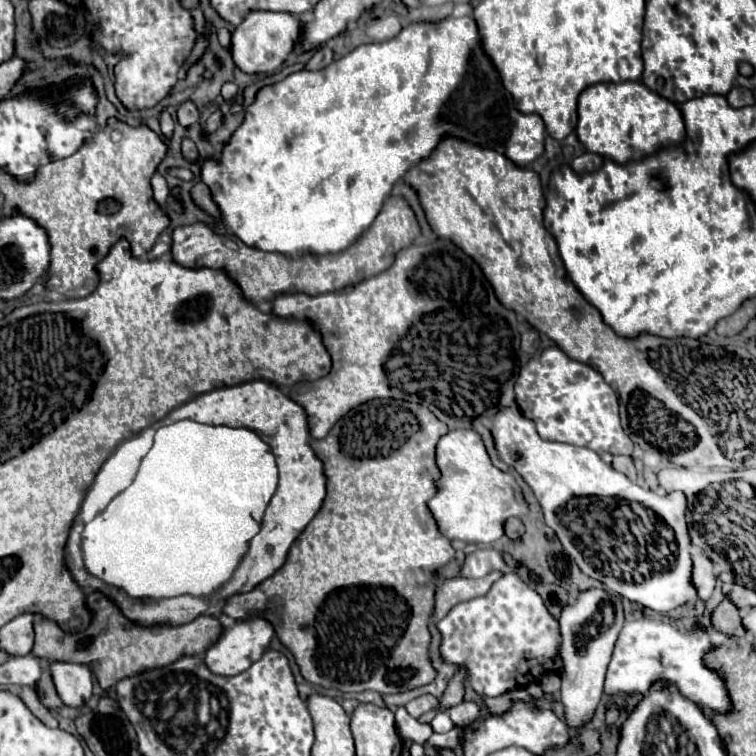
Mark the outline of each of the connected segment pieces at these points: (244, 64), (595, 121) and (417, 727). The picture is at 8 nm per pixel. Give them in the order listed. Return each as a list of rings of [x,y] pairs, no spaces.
[[[249,11],[245,19],[231,33],[231,57],[243,73],[271,73],[293,51],[295,41],[301,37],[301,21],[291,13]]]
[[[641,81],[589,85],[577,99],[577,113],[579,121],[575,131],[585,149],[617,163],[637,161],[661,145],[681,143],[685,137],[685,123],[679,107],[655,91],[649,91]]]
[[[399,707],[399,711],[395,712],[395,722],[397,733],[403,739],[409,739],[409,741],[415,741],[415,743],[425,743],[433,733],[429,725],[421,725],[417,719],[413,719],[405,711],[405,707]]]

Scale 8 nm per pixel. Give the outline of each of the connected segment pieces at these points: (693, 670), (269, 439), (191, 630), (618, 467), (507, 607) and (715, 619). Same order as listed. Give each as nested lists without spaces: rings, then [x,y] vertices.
[[[633,619],[627,621],[617,643],[613,657],[607,667],[603,693],[605,695],[645,695],[649,687],[657,681],[667,681],[677,685],[681,695],[697,703],[707,715],[709,713],[727,713],[731,709],[731,699],[723,685],[723,679],[717,671],[703,665],[703,653],[713,645],[709,643],[709,633],[701,627],[691,631],[681,631],[669,623],[653,619]]]
[[[247,381],[233,387],[215,389],[203,393],[181,407],[173,409],[165,419],[157,421],[157,427],[171,425],[181,419],[193,419],[207,425],[227,425],[227,427],[245,427],[257,433],[273,451],[279,469],[279,485],[275,495],[269,501],[269,507],[263,517],[261,533],[251,539],[249,551],[243,557],[241,565],[233,573],[233,577],[217,591],[217,599],[227,599],[237,593],[249,593],[257,587],[263,579],[271,577],[287,557],[291,543],[299,537],[299,533],[307,527],[307,523],[319,511],[325,499],[325,475],[323,465],[315,457],[313,449],[309,447],[309,429],[307,417],[301,405],[293,403],[285,397],[277,387],[269,385],[267,381]]]
[[[95,591],[87,593],[85,605],[89,607],[93,619],[91,619],[91,625],[77,635],[65,635],[57,623],[45,617],[35,617],[33,619],[35,645],[31,653],[49,663],[65,661],[65,663],[89,665],[93,667],[91,673],[97,677],[103,689],[113,687],[117,681],[125,677],[139,675],[141,671],[165,667],[185,655],[203,655],[211,647],[211,643],[215,643],[221,635],[221,623],[209,615],[199,615],[195,621],[181,627],[157,625],[149,629],[149,627],[139,627],[129,619],[125,619],[121,611],[103,593],[95,593]]]
[[[617,455],[613,457],[613,469],[615,471],[621,471],[623,475],[627,475],[631,481],[637,479],[637,473],[635,473],[635,467],[633,467],[633,459],[631,457],[625,457],[625,455]]]
[[[477,549],[467,555],[461,565],[461,577],[469,579],[485,577],[491,571],[499,571],[501,577],[493,583],[487,595],[457,603],[457,607],[437,623],[443,661],[453,663],[457,669],[465,667],[467,683],[481,697],[497,697],[517,687],[527,687],[547,671],[561,673],[563,669],[559,657],[559,623],[547,611],[535,587],[523,581],[493,549]]]
[[[721,601],[715,611],[711,613],[711,623],[717,631],[725,633],[725,635],[737,635],[743,637],[745,629],[741,627],[741,619],[739,619],[739,611],[731,601]]]

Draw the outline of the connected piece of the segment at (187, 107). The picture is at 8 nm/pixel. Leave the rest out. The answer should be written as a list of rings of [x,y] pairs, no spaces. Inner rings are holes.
[[[185,101],[179,107],[179,111],[177,111],[177,119],[179,119],[179,123],[183,127],[189,127],[189,125],[193,125],[199,119],[199,111],[197,111],[197,107],[191,101]]]

